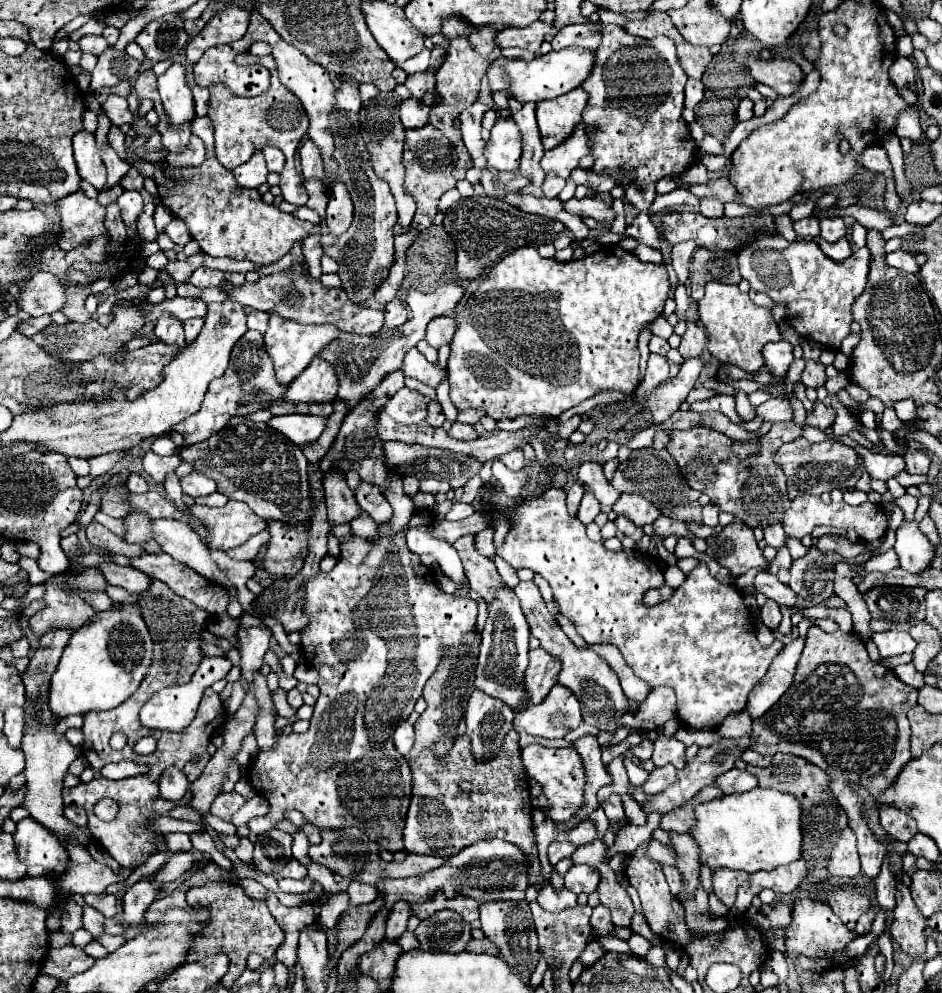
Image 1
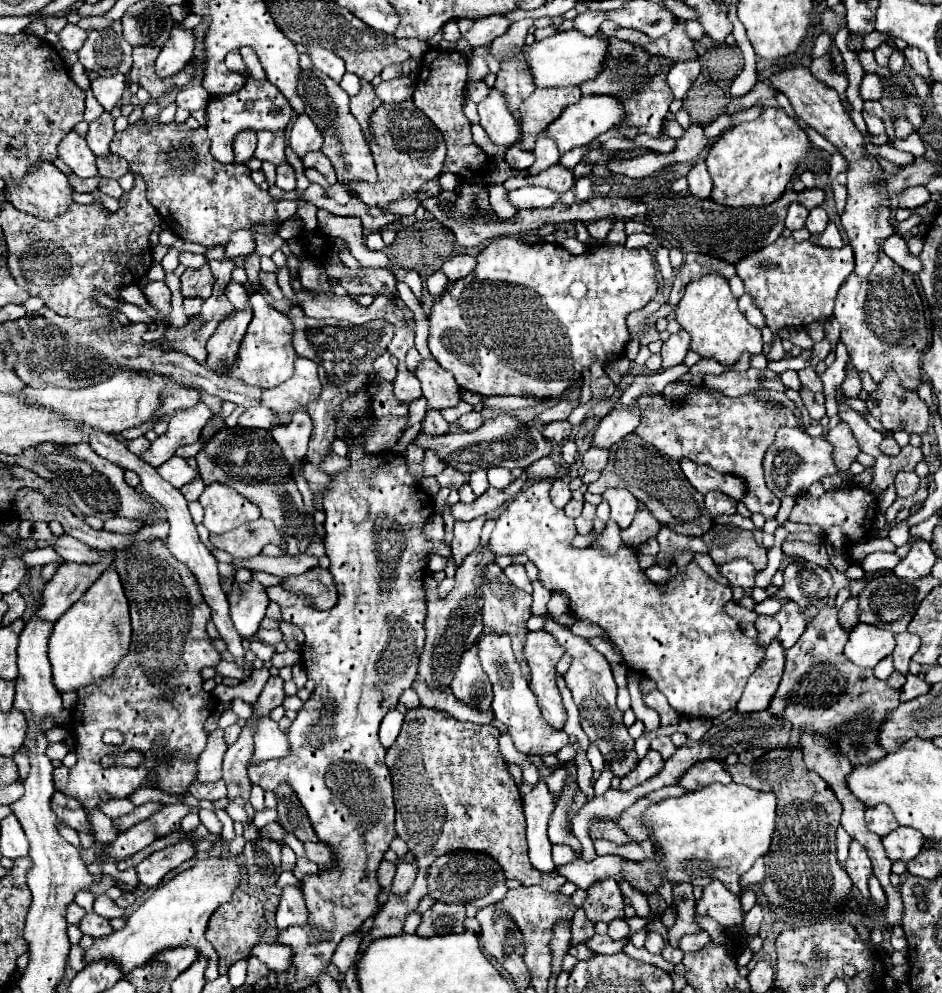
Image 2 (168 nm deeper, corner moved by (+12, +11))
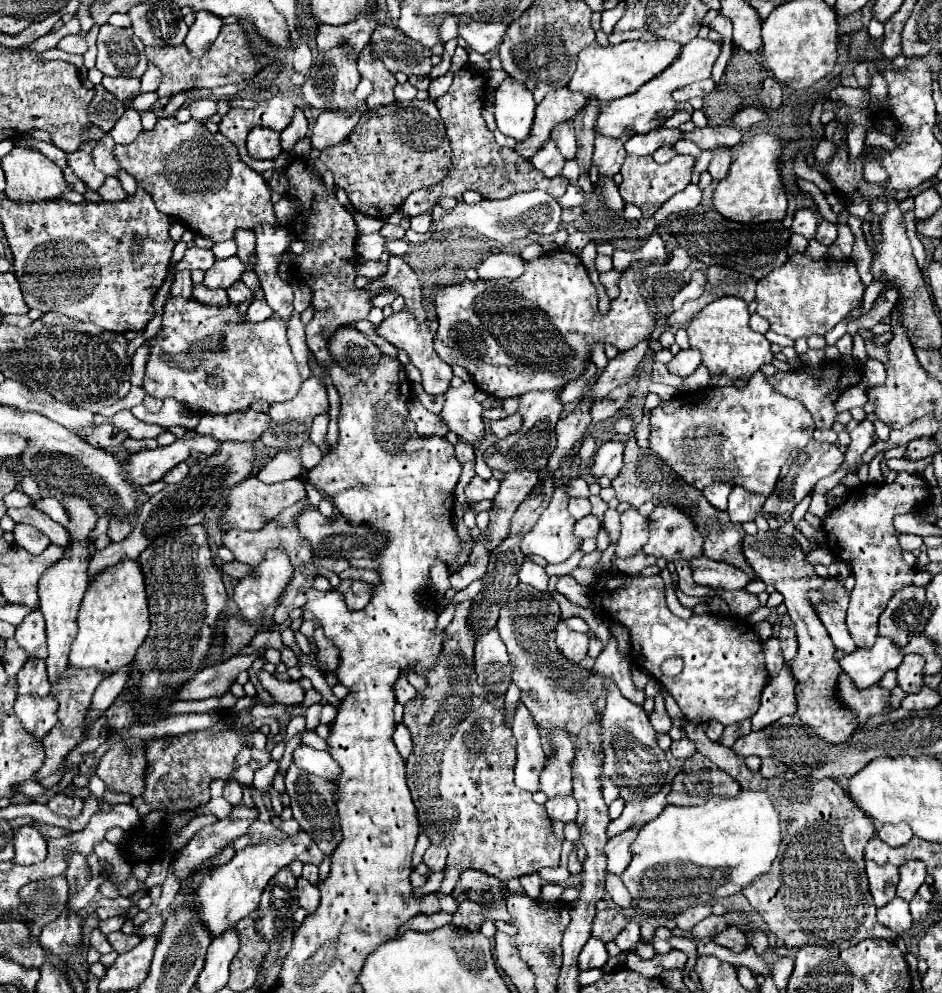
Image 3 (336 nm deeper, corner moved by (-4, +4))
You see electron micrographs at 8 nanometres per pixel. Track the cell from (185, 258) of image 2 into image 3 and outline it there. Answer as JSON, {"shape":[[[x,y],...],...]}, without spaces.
{"shape":[[[188,247],[186,253],[184,253],[184,259],[182,259],[182,267],[180,269],[202,269],[202,271],[208,271],[212,265],[214,265],[216,257],[212,253],[212,249],[200,249],[200,247]]]}

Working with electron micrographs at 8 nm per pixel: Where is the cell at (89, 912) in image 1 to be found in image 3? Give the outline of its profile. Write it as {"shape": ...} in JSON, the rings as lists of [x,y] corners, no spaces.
{"shape":[[[116,931],[108,935],[108,941],[116,953],[128,953],[132,947],[140,943],[140,937],[132,937],[132,935],[124,935],[122,931]]]}

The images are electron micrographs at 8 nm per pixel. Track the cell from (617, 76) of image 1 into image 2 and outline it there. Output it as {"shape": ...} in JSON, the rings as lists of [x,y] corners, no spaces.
{"shape":[[[608,38],[608,54],[602,64],[600,74],[594,80],[588,80],[580,84],[580,90],[584,96],[596,94],[596,96],[616,96],[624,106],[624,118],[616,128],[636,128],[638,134],[648,136],[662,136],[662,124],[668,114],[668,106],[674,100],[672,92],[668,92],[666,84],[666,72],[668,66],[660,66],[660,70],[652,76],[648,72],[648,62],[652,60],[650,52],[644,52],[644,48],[634,46],[630,42]]]}

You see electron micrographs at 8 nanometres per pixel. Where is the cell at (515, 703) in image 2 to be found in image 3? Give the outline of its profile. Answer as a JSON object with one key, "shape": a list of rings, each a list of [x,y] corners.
{"shape":[[[554,729],[552,733],[552,743],[556,749],[554,757],[546,759],[546,769],[540,775],[540,791],[552,799],[552,797],[568,797],[572,793],[572,759],[576,755],[576,747],[570,741],[568,735],[564,735],[564,731]]]}

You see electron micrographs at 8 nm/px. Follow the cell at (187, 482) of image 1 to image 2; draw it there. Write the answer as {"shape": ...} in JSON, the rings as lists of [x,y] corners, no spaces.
{"shape":[[[172,456],[168,462],[164,462],[162,466],[158,466],[156,470],[174,488],[182,488],[184,484],[188,484],[188,482],[192,482],[192,480],[198,478],[196,470],[184,458],[180,458],[180,456]]]}

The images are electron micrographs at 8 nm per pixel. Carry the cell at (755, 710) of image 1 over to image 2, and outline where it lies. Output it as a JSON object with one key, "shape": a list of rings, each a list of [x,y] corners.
{"shape":[[[774,638],[766,650],[764,660],[758,664],[756,672],[748,678],[746,688],[742,692],[742,698],[736,706],[736,712],[752,714],[752,712],[760,712],[760,710],[768,708],[768,704],[778,688],[778,682],[782,678],[784,652],[786,650],[780,644],[780,640]]]}

